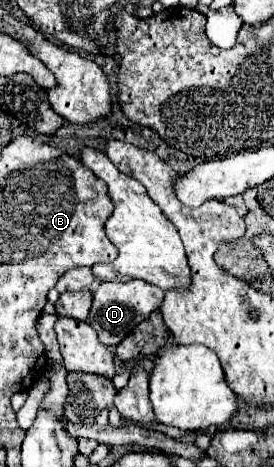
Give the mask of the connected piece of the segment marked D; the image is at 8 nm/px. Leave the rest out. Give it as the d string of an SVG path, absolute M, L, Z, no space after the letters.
M129 281L129 283L101 283L93 291L93 307L89 313L89 323L93 323L95 331L99 331L99 341L107 347L115 347L123 341L129 331L143 319L147 319L153 311L157 311L163 303L165 293L159 287L153 287L145 281Z

